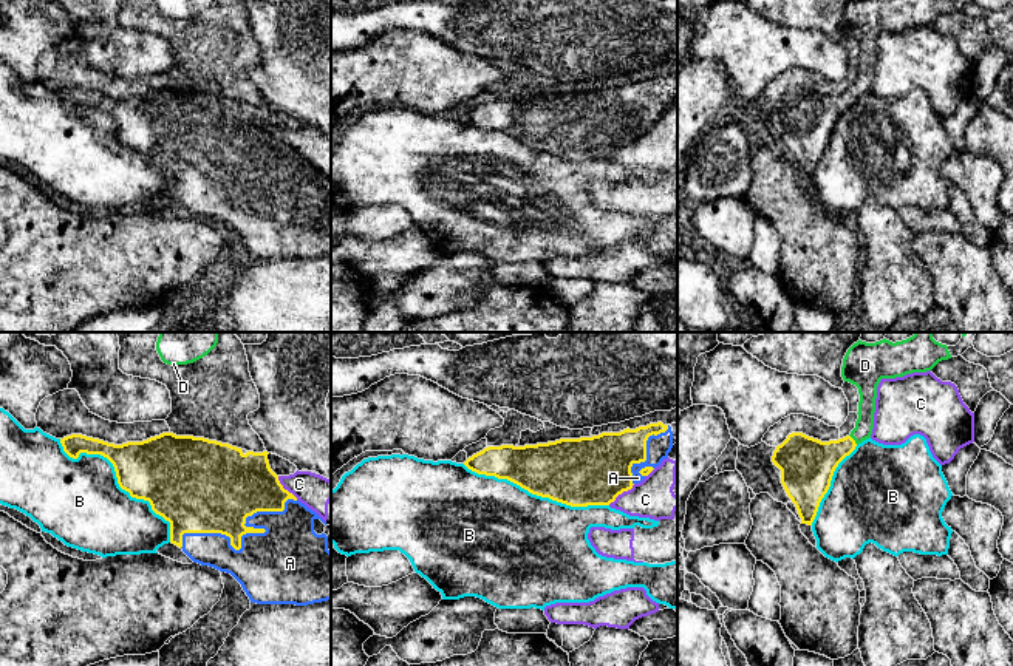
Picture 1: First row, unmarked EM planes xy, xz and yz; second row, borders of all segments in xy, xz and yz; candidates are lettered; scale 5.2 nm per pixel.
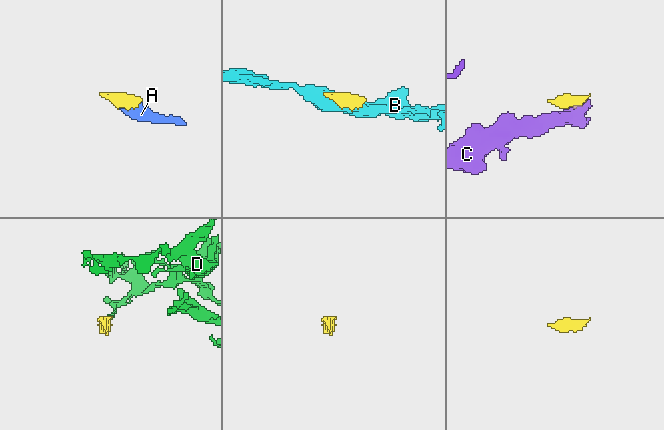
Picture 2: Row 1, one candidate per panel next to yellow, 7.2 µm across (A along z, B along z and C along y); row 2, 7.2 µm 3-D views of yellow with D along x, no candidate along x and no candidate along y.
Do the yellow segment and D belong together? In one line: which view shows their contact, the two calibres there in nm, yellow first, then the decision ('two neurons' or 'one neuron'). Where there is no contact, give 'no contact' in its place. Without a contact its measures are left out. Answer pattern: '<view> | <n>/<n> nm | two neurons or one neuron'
yz | 260/100 nm | one neuron

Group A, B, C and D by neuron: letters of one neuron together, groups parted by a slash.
A D / B / C

